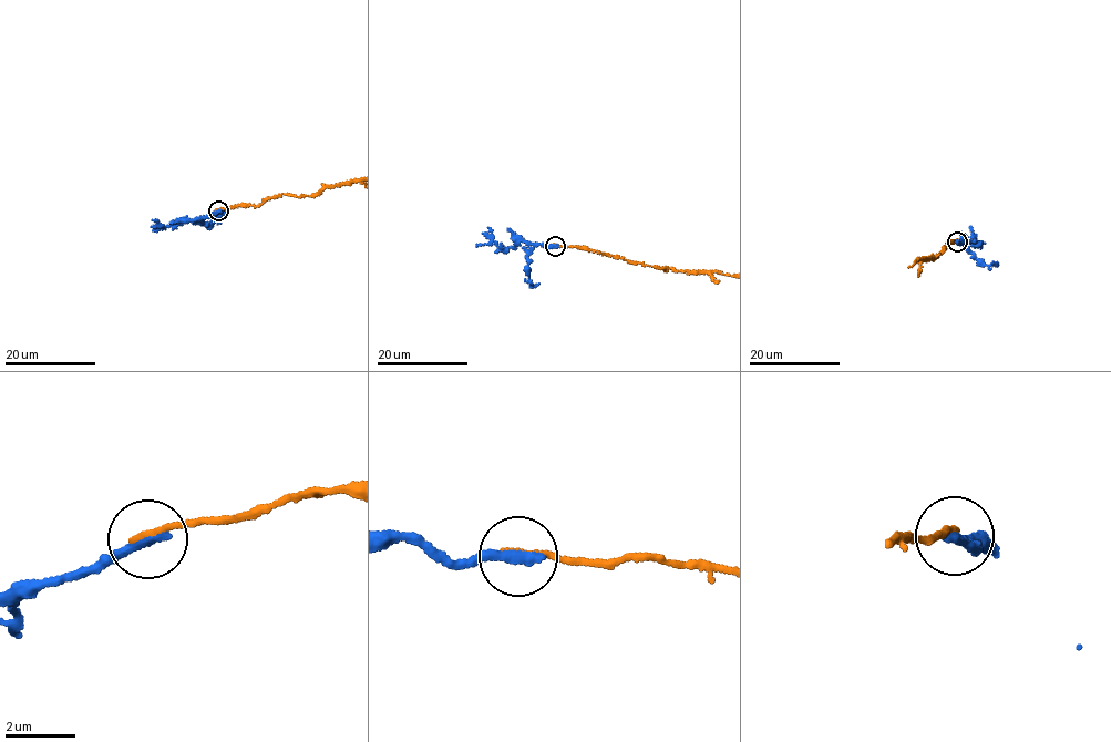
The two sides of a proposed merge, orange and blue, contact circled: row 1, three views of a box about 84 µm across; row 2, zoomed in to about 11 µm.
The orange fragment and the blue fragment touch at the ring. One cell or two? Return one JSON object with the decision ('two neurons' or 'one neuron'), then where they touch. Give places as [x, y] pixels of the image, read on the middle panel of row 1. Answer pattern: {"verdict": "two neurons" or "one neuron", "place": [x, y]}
{"verdict": "two neurons", "place": [555, 246]}

